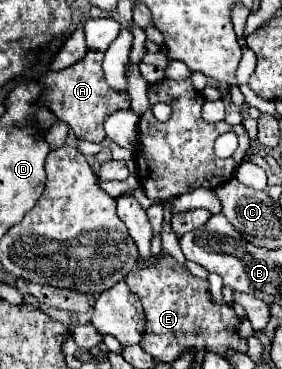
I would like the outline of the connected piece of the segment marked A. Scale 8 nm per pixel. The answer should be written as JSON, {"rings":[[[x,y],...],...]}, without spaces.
{"rings":[[[88,50],[88,54],[76,62],[72,68],[60,72],[48,72],[42,78],[44,92],[38,98],[38,106],[48,108],[58,120],[68,122],[76,138],[88,142],[102,142],[106,138],[104,132],[104,116],[108,112],[116,112],[120,108],[128,108],[128,94],[118,94],[108,88],[102,72],[102,52]]]}

